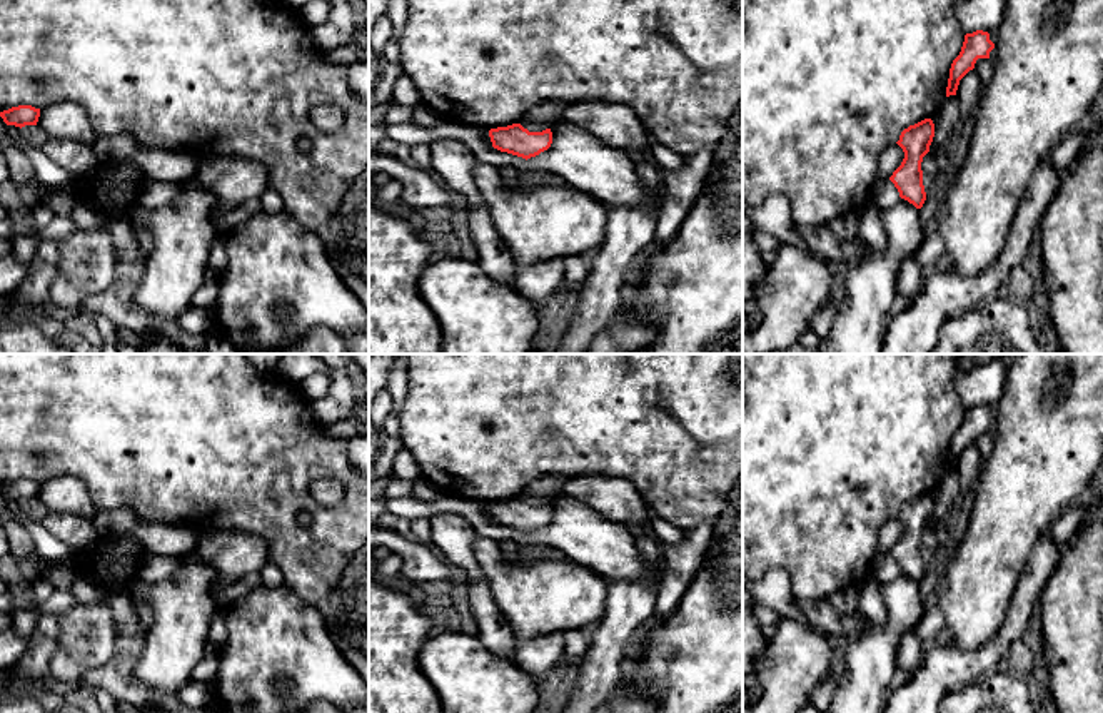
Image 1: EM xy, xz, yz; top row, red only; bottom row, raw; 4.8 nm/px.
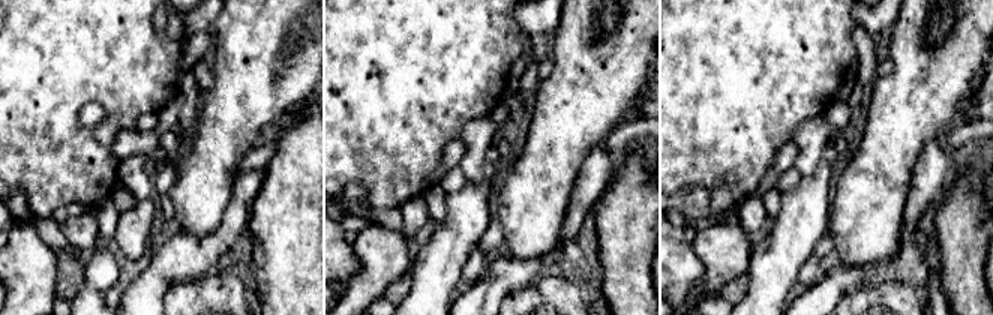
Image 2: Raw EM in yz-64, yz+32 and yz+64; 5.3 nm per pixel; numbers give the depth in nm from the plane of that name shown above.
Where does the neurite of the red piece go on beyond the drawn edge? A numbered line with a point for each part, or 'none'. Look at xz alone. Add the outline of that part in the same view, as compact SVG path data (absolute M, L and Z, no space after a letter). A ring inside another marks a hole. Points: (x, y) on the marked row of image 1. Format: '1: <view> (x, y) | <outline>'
none

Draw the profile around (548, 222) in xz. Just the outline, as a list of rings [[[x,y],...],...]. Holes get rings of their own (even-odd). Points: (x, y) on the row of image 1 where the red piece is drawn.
[[[477,160],[474,180],[519,265],[582,255],[604,240],[609,209],[589,194],[569,185],[511,190],[506,172]]]

